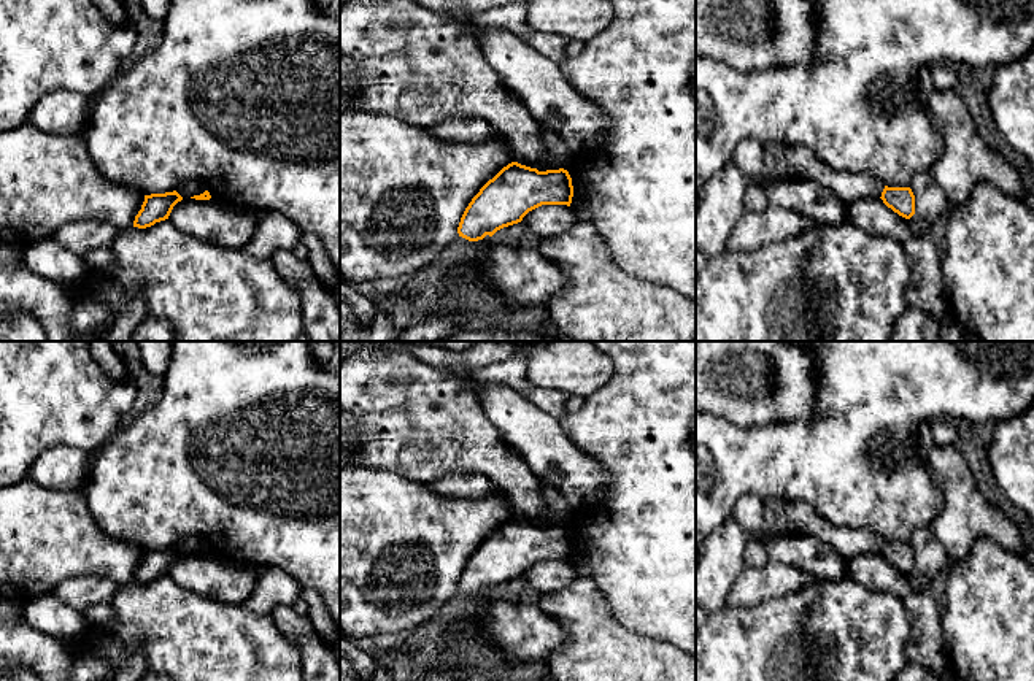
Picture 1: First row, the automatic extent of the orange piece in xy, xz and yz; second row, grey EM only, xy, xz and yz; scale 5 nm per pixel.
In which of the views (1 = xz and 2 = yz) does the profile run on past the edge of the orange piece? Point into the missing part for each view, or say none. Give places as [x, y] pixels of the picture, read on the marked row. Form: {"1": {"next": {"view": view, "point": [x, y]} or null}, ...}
{"1": {"next": null}, "2": {"next": null}}

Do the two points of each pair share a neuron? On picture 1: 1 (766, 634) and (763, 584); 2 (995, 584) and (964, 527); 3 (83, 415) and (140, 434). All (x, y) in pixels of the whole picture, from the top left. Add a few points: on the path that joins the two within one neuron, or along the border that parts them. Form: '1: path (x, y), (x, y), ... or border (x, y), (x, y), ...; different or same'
1: border (801, 589), (767, 597), (752, 605), (728, 605); different
2: border (1009, 550), (987, 538), (979, 538), (955, 562); different
3: border (119, 427), (97, 448); different

